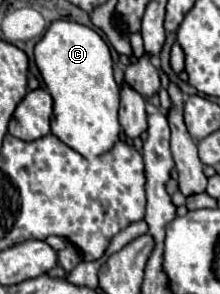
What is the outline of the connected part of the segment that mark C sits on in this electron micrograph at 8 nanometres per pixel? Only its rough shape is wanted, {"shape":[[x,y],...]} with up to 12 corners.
{"shape":[[55,21],[35,45],[51,133],[85,159],[121,137],[107,43]]}

